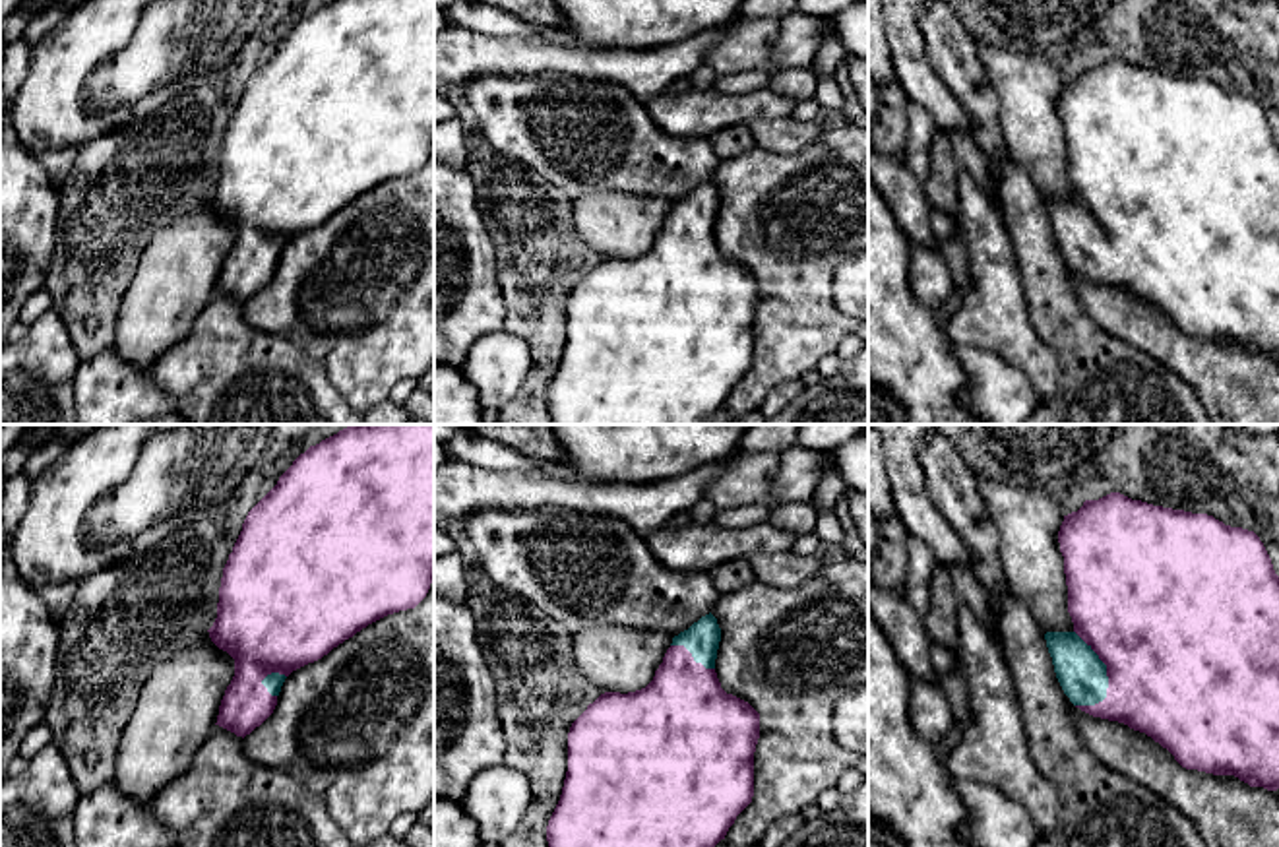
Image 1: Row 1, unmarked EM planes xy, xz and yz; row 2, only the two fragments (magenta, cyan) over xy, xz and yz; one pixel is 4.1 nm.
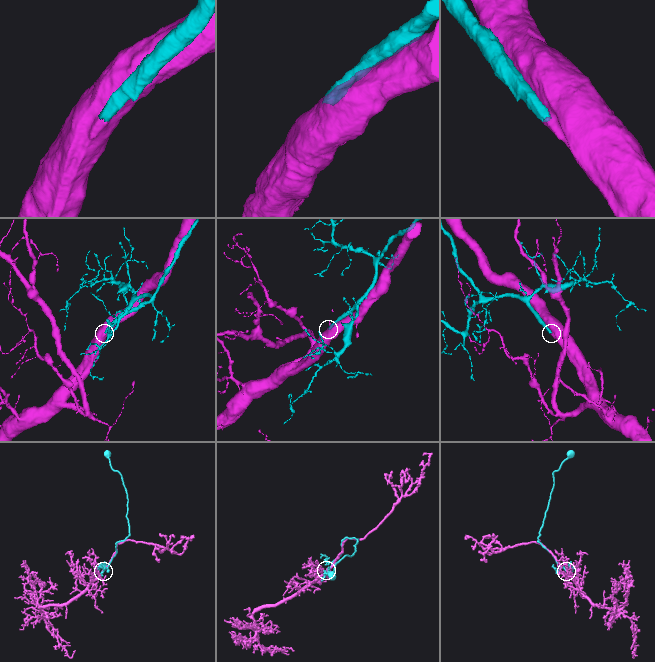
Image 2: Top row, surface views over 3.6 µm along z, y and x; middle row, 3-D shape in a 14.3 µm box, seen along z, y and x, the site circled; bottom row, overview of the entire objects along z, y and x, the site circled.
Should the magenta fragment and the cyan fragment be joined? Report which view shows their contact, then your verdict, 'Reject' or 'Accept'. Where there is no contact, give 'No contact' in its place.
Touches magenta in yz. Accept

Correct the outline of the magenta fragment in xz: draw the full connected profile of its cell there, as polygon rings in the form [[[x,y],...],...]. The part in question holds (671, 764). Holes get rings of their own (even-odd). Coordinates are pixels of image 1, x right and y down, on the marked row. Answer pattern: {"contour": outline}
{"contour": [[[709,612],[672,638],[653,680],[636,692],[605,692],[572,723],[568,771],[546,826],[548,847],[715,847],[754,797],[760,713],[727,694],[715,673],[721,642]]]}

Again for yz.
{"contour": [[[1110,492],[1099,500],[1085,500],[1077,512],[1064,516],[1058,531],[1060,552],[1068,585],[1068,612],[1072,632],[1046,632],[1046,647],[1052,657],[1056,678],[1081,711],[1128,725],[1145,733],[1186,769],[1213,775],[1234,775],[1250,787],[1279,789],[1279,576],[1271,558],[1254,531],[1231,527],[1207,514],[1192,514],[1132,500]]]}

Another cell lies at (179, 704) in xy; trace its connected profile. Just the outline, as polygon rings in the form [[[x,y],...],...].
[[[207,630],[155,667],[140,692],[114,762],[114,781],[128,797],[151,804],[157,793],[190,769],[194,754],[217,723],[233,676],[234,659],[211,642]]]

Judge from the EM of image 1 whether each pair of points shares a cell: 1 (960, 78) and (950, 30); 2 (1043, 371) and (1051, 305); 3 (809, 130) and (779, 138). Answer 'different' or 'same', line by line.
1: same
2: different
3: same

